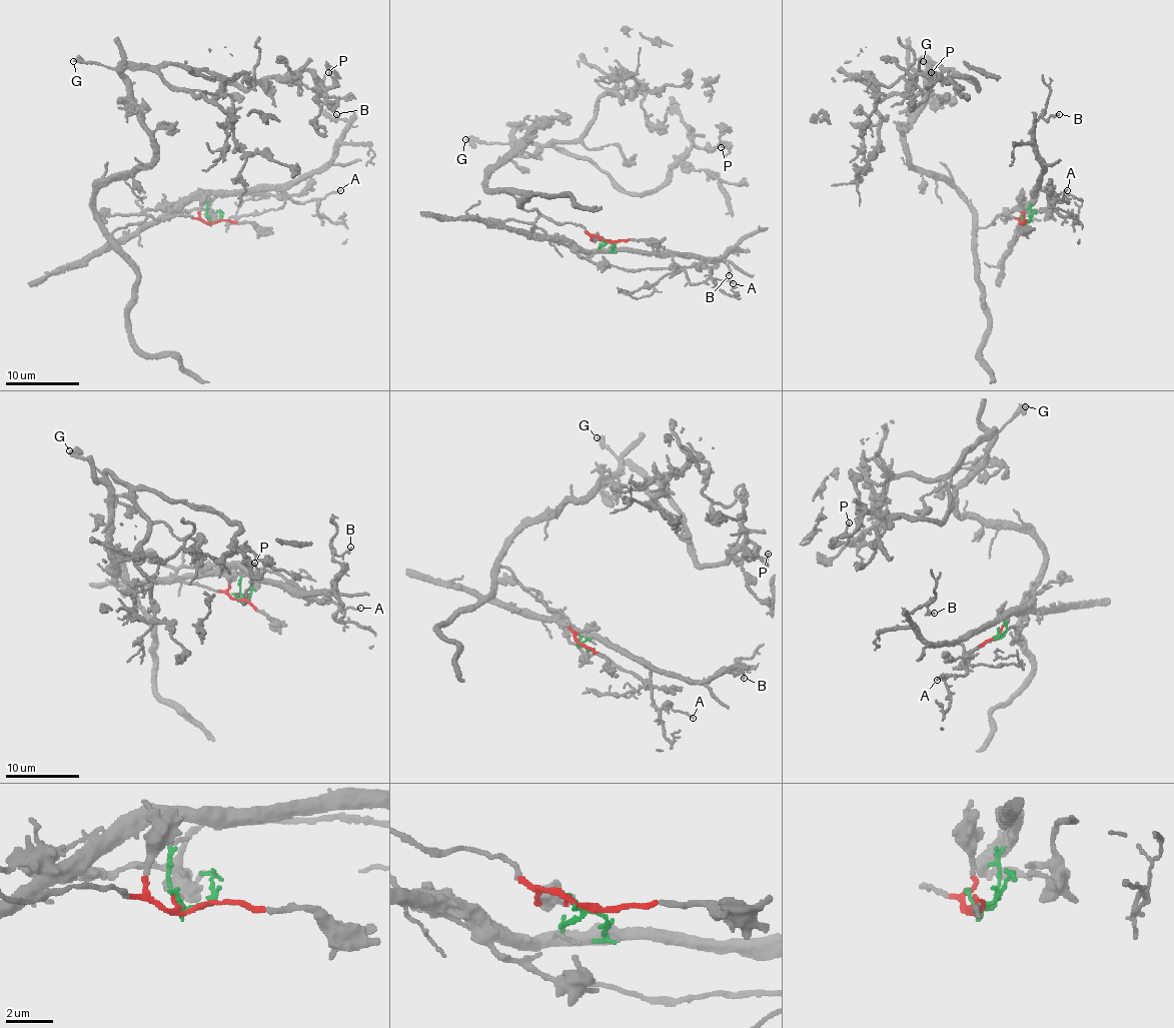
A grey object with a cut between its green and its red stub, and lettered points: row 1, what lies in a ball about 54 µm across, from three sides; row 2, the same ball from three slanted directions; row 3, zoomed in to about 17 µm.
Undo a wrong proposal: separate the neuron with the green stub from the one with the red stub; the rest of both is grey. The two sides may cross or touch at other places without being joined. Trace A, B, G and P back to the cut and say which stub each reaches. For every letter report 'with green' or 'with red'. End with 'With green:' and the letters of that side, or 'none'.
A: with green
B: with green
G: with red
P: with red
With green: A, B

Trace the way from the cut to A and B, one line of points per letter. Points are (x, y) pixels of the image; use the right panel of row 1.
A: (1025, 222), (1038, 190), (1067, 203), (1062, 199), (1067, 190)
B: (1025, 222), (1030, 214), (1041, 177), (1041, 162), (1034, 144), (1034, 121), (1058, 114)

